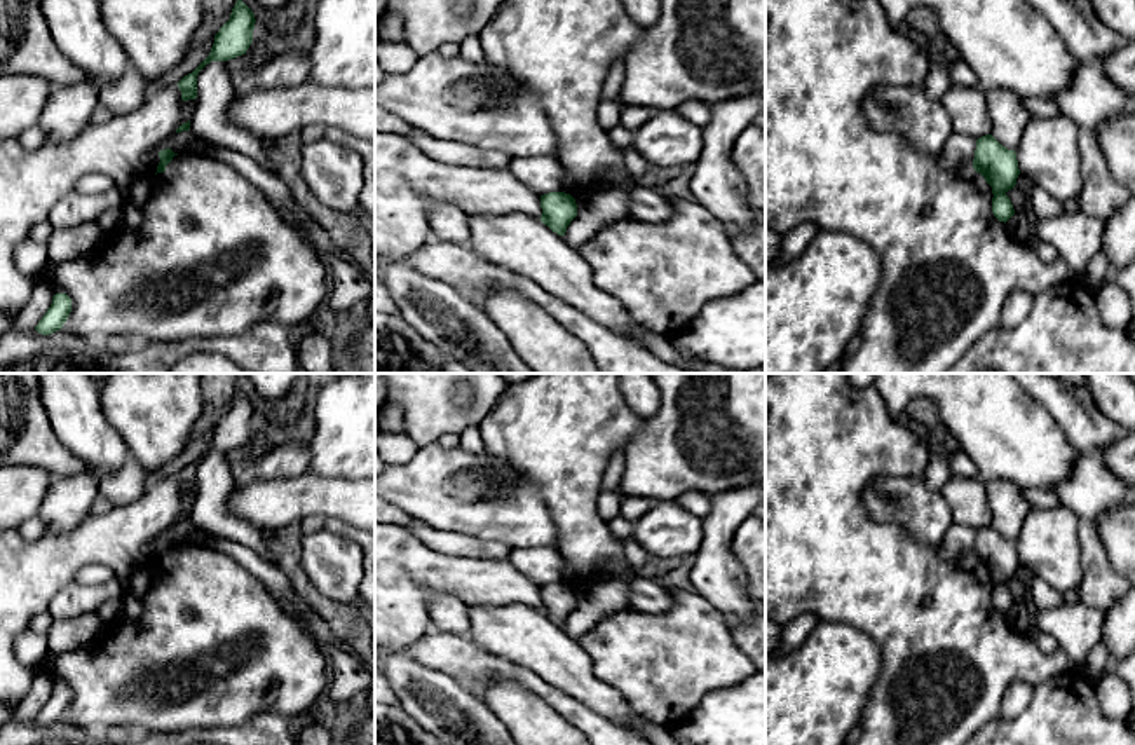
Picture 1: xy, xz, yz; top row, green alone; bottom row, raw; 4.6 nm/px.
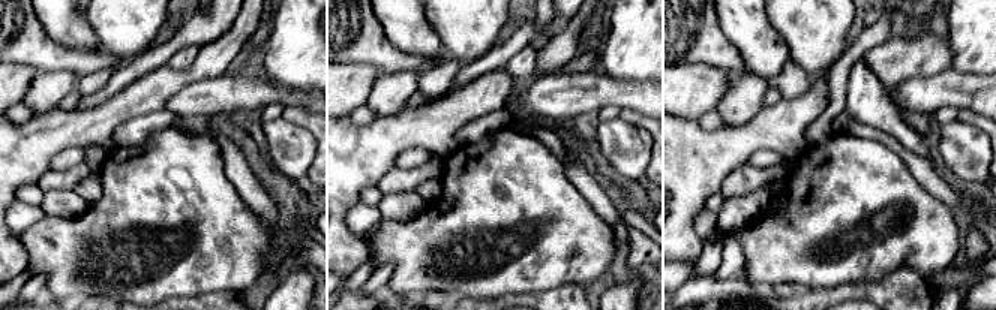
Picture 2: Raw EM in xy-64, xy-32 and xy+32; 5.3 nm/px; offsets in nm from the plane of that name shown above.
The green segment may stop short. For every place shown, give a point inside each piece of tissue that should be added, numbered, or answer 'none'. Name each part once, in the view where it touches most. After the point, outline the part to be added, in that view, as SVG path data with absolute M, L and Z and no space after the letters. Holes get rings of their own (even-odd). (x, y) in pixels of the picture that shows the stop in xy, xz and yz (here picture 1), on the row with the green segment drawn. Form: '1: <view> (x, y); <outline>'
none

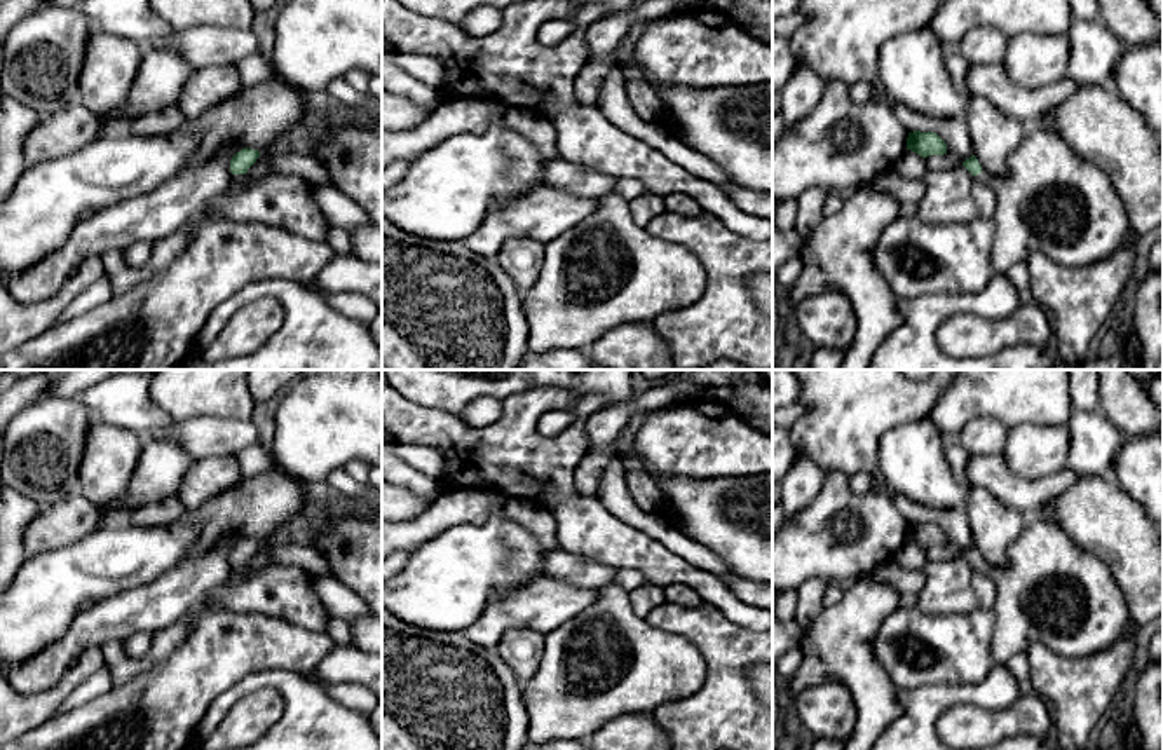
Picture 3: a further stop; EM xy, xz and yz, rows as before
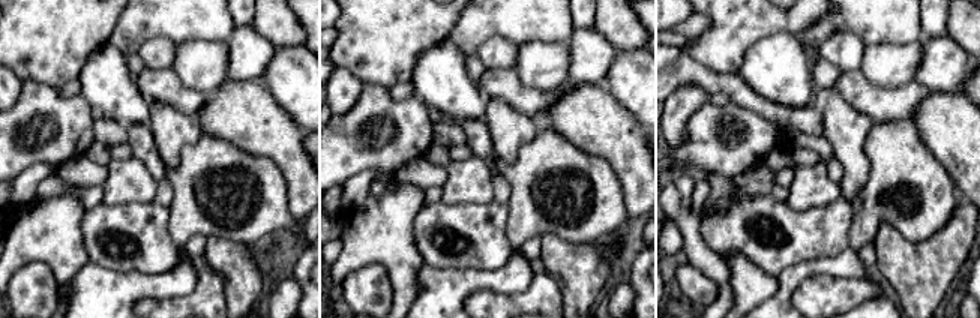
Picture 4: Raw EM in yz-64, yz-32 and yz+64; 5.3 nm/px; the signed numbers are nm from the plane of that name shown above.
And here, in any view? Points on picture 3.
1: yz (1050, 201); M1044 126L1029 127L1006 164L1008 173L999 180L976 174L996 197L996 244L990 262L997 274L1006 274L1034 253L1044 253L1064 267L1086 267L1123 244L1130 225L1121 195L1100 167L1078 157L1055 131Z

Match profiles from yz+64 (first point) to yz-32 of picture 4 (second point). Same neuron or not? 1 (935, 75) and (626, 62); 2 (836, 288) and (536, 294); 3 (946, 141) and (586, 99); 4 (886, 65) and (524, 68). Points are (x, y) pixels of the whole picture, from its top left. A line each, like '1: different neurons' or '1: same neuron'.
1: different neurons
2: same neuron
3: same neuron
4: same neuron

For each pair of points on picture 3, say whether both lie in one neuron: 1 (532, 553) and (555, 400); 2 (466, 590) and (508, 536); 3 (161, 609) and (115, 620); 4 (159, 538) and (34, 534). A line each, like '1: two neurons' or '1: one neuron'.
1: two neurons
2: one neuron
3: one neuron
4: two neurons

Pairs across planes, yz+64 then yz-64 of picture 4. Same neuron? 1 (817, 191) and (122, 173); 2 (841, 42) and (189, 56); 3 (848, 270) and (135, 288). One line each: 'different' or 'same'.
1: same
2: different
3: same

